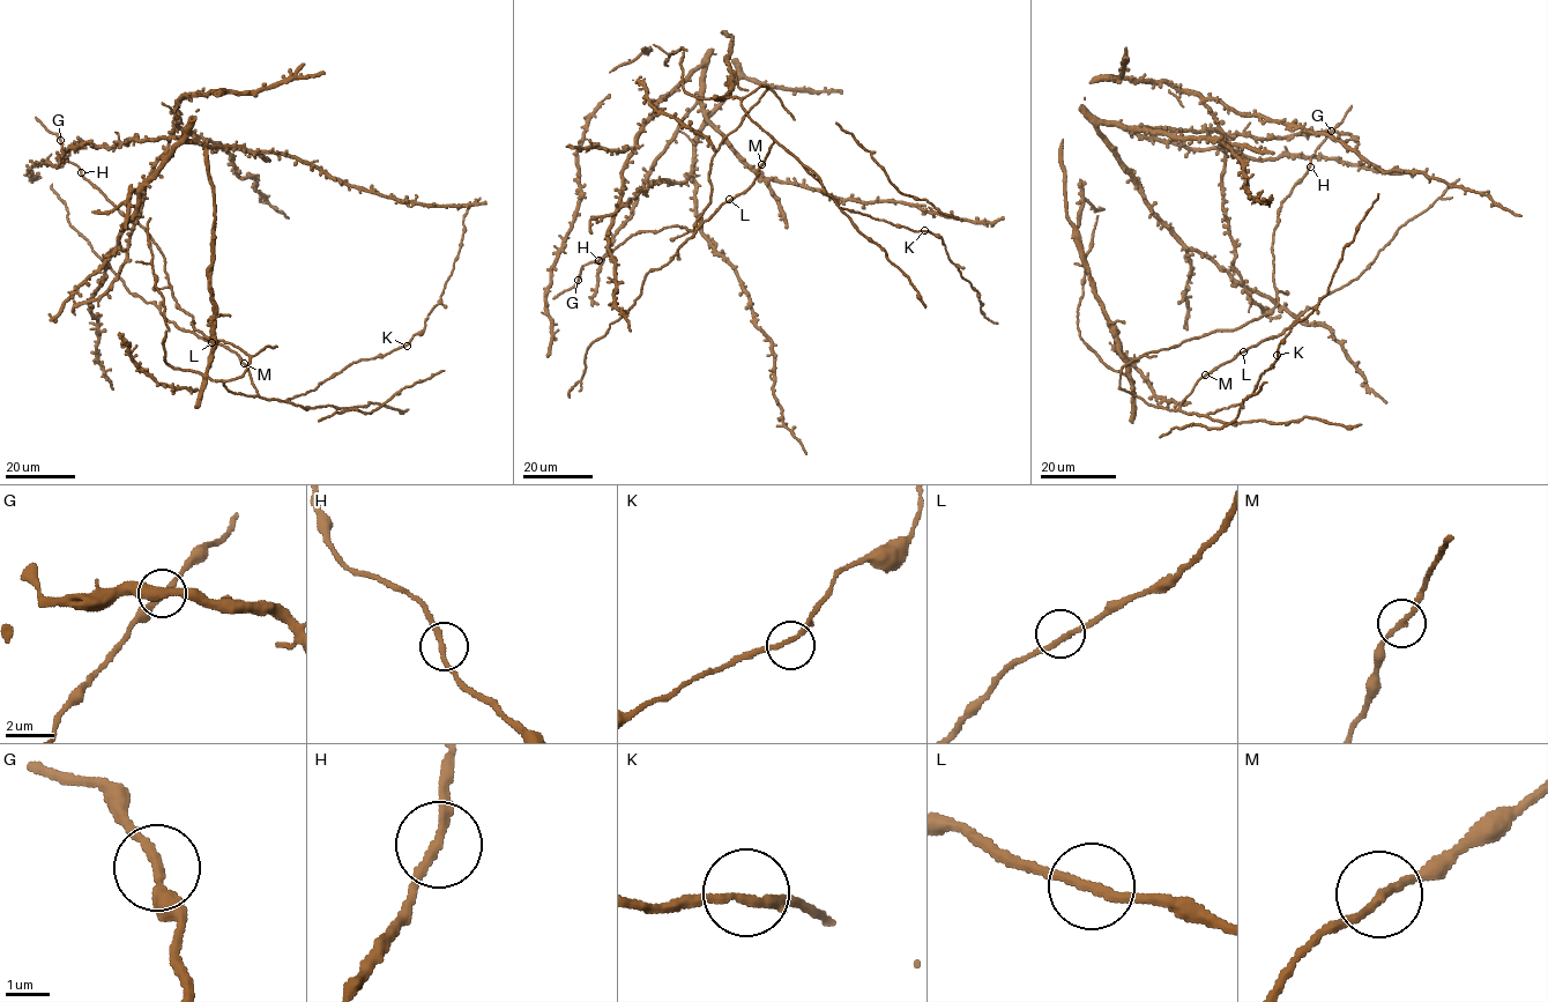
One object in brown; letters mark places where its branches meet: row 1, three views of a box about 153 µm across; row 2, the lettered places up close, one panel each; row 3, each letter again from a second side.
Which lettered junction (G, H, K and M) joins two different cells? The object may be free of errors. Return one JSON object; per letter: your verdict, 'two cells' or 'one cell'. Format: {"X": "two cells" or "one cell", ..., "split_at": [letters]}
{"G": "one cell", "H": "one cell", "K": "one cell", "M": "one cell", "split_at": []}

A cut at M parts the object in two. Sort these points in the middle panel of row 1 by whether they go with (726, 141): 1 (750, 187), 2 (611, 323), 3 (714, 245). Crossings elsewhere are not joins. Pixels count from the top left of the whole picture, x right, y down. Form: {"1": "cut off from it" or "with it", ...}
{"1": "cut off from it", "2": "cut off from it", "3": "with it"}

